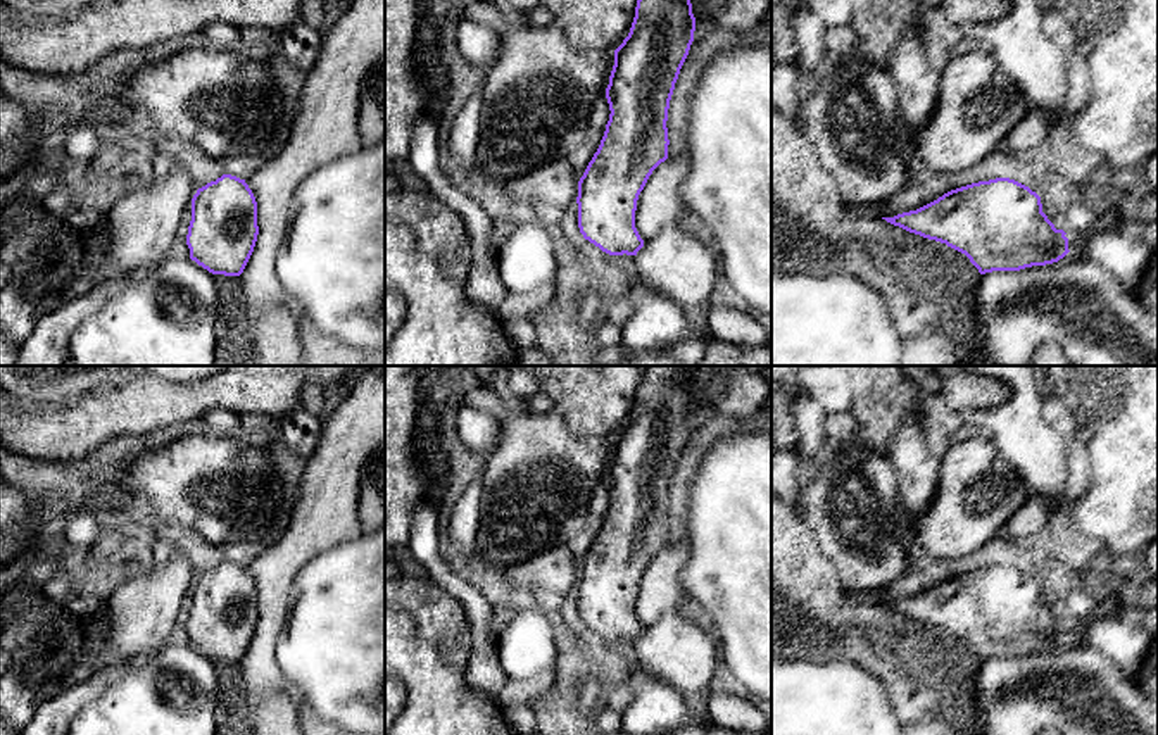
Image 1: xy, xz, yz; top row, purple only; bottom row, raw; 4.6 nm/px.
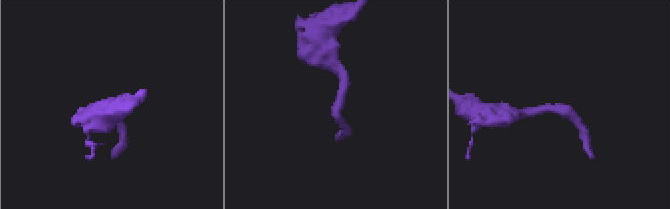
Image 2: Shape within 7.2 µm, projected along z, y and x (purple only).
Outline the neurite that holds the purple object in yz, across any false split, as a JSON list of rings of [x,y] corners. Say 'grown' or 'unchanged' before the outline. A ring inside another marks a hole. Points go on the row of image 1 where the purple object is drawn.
unchanged; [[[1010,178],[972,183],[951,190],[916,210],[882,219],[965,254],[980,274],[1046,266],[1070,252],[1067,233],[1056,229],[1042,212],[1041,197]]]

